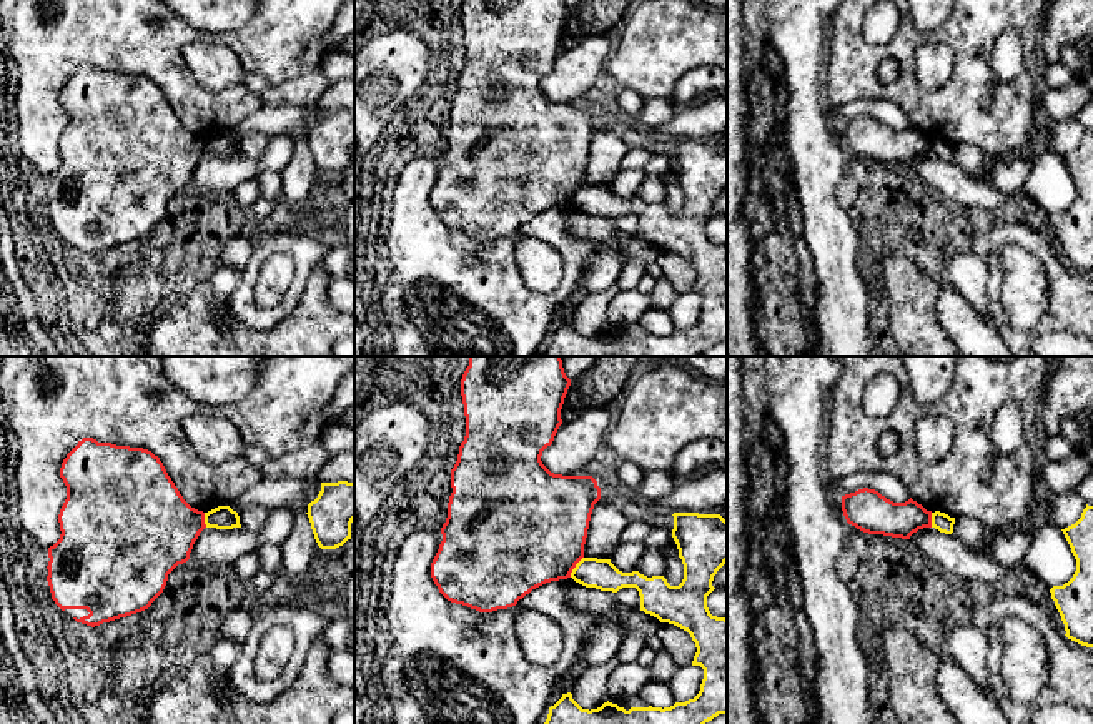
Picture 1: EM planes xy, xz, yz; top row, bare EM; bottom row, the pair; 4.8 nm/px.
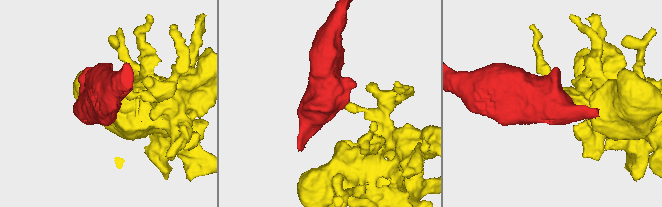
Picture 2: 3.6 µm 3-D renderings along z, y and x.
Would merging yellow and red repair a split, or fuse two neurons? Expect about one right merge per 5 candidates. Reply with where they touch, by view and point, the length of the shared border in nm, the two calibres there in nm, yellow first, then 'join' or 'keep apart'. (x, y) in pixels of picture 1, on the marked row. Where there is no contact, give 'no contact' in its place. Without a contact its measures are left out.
meets yellow in xz at (576, 566); contact 120 nm long; 150 nm thick on the yellow side, 480 nm on the other; keep apart

